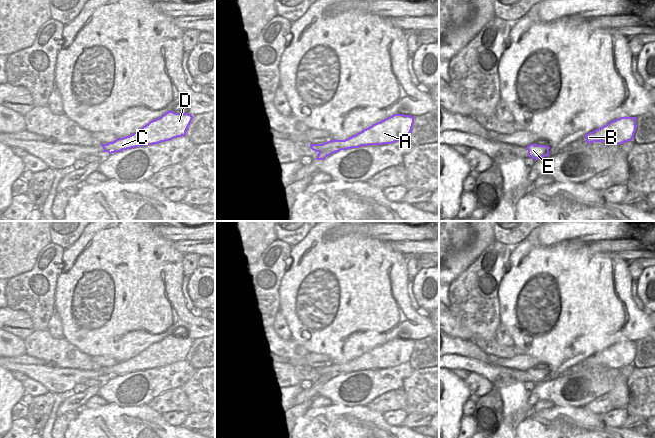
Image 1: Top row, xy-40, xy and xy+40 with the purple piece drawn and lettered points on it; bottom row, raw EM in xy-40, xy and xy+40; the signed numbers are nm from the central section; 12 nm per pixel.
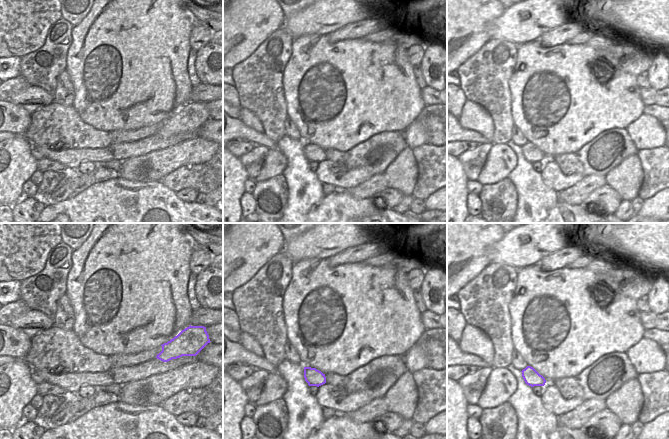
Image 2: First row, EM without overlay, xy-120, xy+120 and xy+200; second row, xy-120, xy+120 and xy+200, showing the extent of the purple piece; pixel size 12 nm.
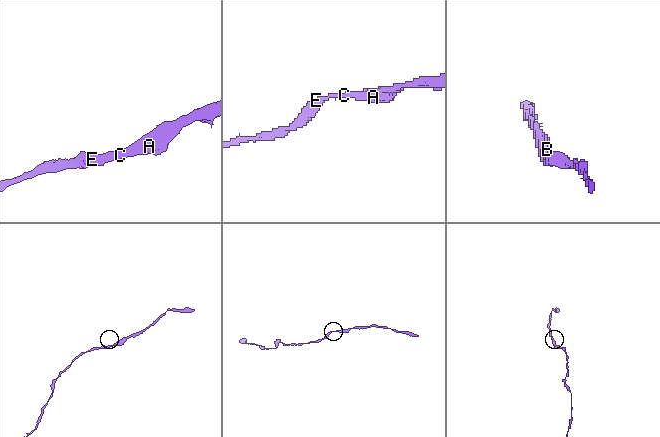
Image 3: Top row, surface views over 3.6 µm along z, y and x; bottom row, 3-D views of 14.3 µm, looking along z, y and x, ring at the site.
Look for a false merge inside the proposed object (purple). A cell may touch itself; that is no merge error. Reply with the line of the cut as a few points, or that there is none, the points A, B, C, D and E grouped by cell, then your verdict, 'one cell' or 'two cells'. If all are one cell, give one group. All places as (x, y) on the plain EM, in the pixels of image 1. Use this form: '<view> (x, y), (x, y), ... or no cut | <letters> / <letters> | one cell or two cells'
no cut | A B C D E | one cell

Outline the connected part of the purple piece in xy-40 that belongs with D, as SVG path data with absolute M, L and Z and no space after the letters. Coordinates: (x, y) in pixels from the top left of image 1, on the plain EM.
M172 334L148 348L133 358L117 362L113 366L101 368L104 376L109 378L138 370L159 368L177 361L186 360L186 355L193 343L189 337L175 337Z

